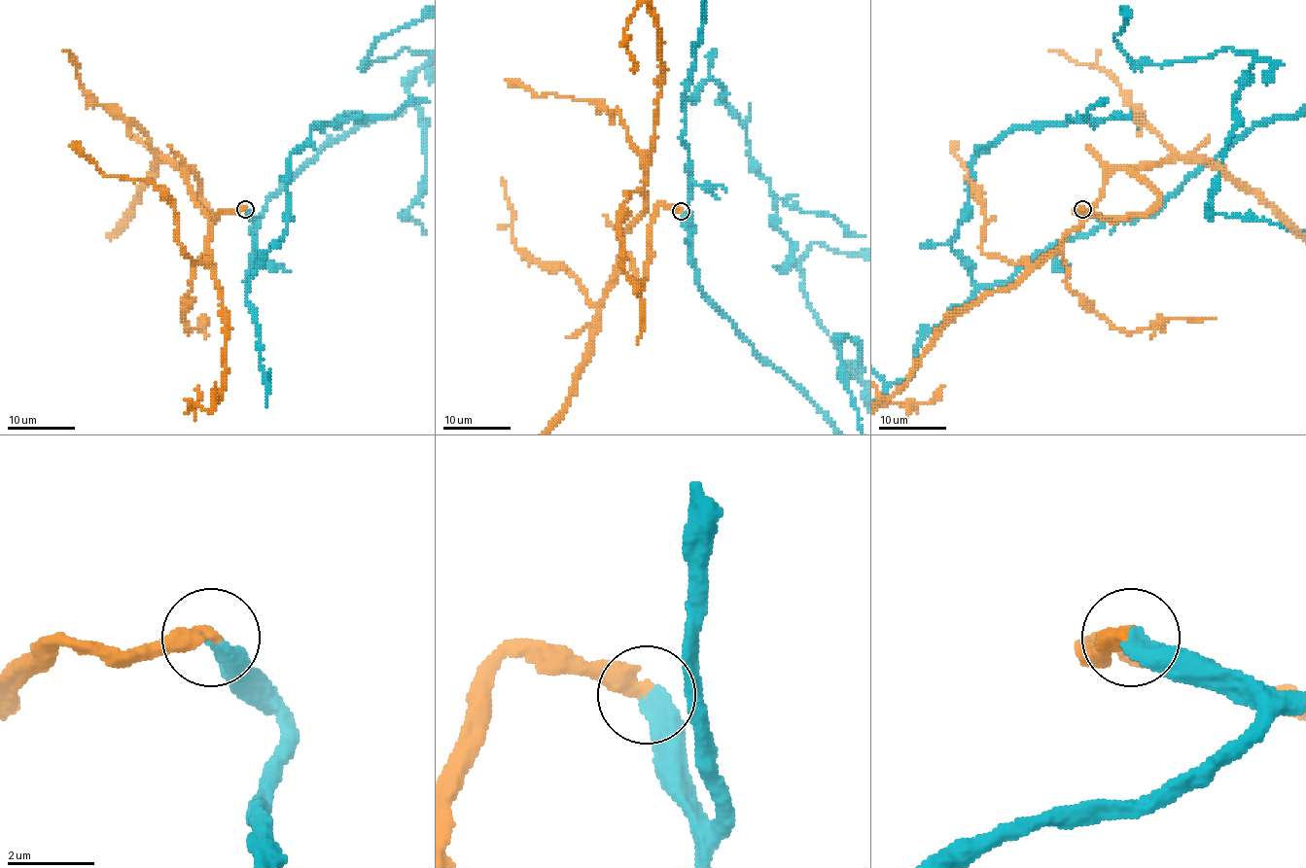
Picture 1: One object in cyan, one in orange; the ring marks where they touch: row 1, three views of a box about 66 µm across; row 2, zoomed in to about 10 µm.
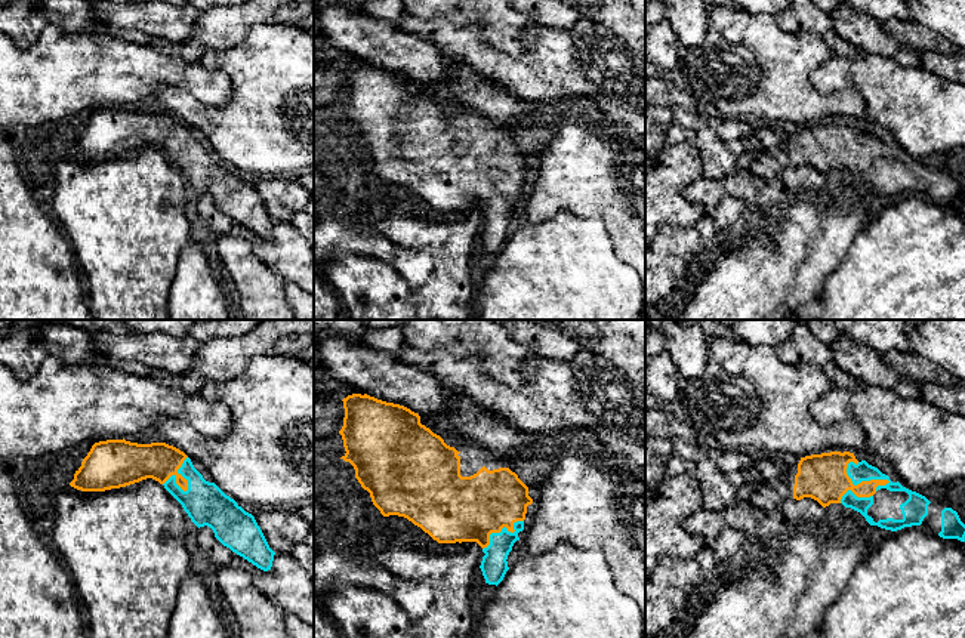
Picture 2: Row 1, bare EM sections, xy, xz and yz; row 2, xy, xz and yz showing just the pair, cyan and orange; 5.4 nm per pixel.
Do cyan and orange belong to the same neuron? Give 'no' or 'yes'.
yes

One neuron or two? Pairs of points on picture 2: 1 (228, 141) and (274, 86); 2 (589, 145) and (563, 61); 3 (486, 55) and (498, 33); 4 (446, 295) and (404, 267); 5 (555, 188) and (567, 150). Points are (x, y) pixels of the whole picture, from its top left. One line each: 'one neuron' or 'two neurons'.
1: one neuron
2: two neurons
3: two neurons
4: two neurons
5: one neuron

